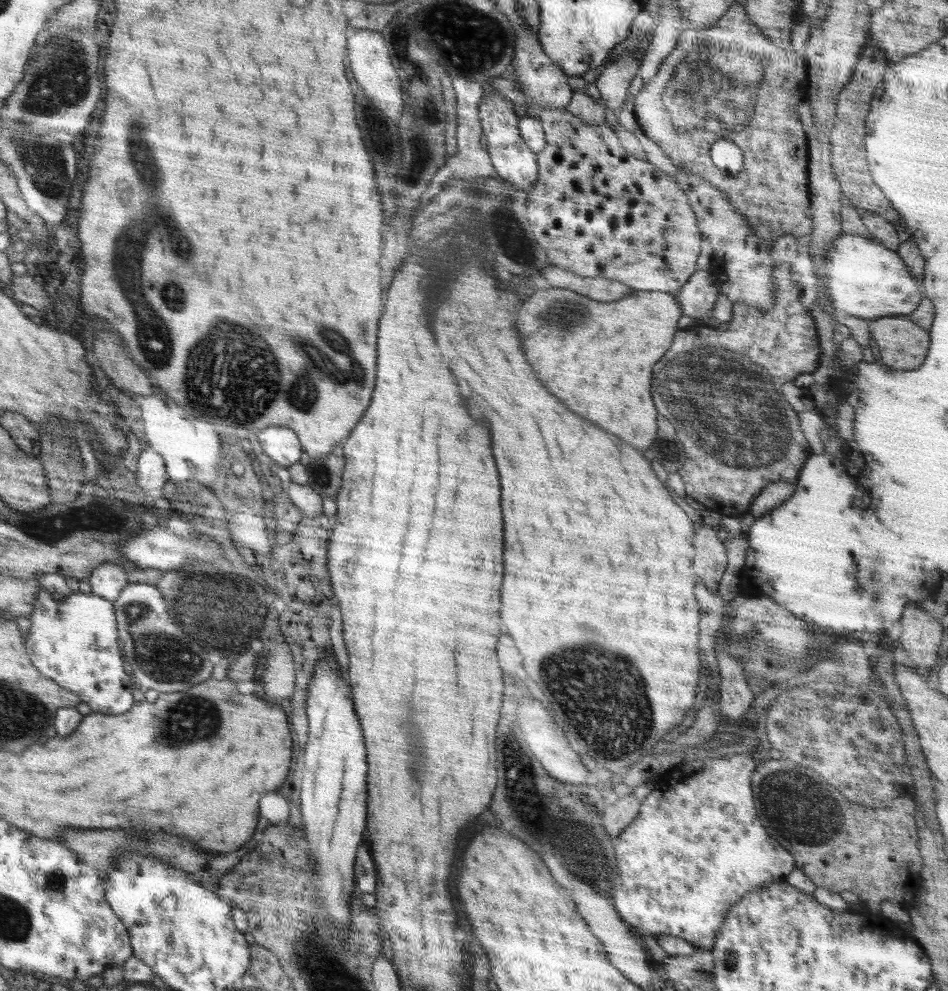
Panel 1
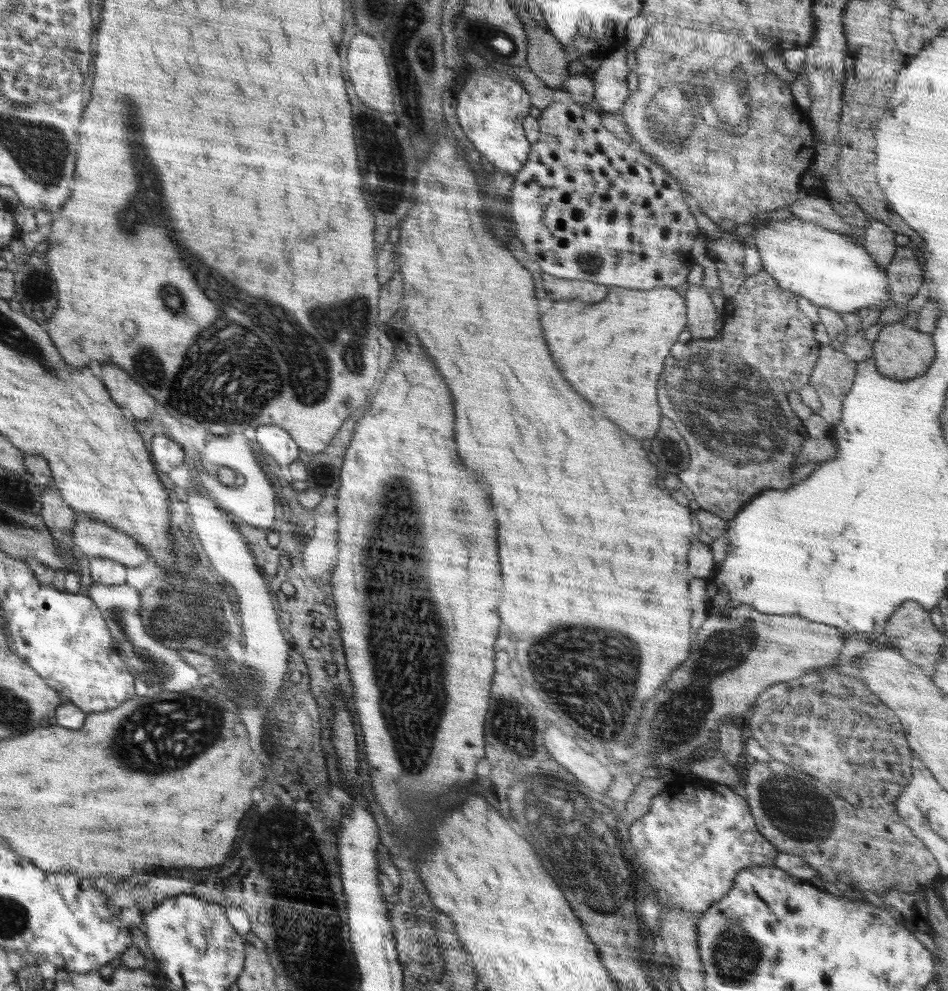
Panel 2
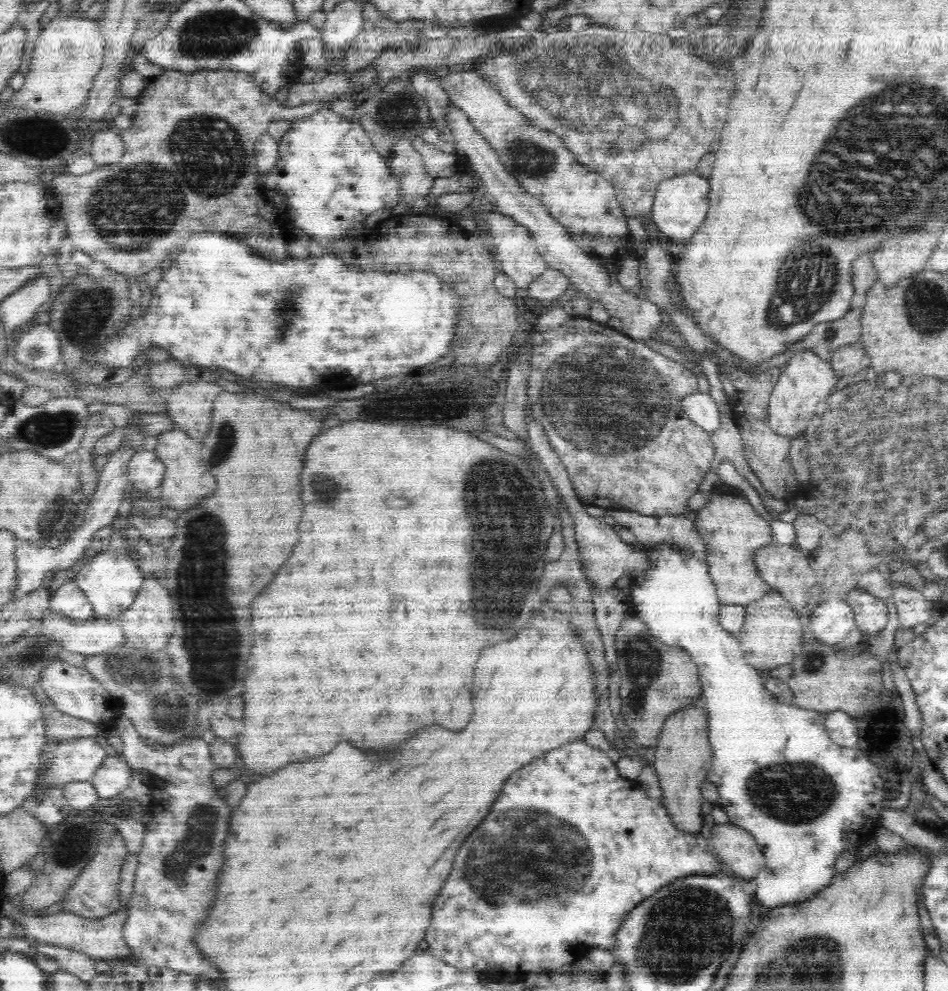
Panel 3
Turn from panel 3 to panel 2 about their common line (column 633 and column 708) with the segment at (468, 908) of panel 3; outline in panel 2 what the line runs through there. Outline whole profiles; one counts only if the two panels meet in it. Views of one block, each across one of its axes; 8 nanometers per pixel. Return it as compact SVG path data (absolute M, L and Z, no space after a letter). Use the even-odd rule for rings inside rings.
M700 778L698 788L684 788L676 790L674 794L666 794L666 790L652 797L652 804L644 816L628 825L628 829L621 829L622 840L636 850L636 858L644 870L644 884L650 892L656 890L659 912L680 910L690 920L700 920L702 914L724 898L734 878L742 868L775 867L776 856L779 851L766 840L756 828L754 817L751 815L749 804L742 792L731 789L727 785L716 783L709 779ZM696 790L710 790L710 794L696 794ZM630 832L630 834L629 834ZM632 844L632 845L631 845Z

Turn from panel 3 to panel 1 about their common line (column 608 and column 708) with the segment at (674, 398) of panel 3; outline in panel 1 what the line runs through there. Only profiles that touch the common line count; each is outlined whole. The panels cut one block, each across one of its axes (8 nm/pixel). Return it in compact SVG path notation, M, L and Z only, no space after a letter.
M787 262L778 264L773 270L772 278L773 284L775 284L775 293L773 294L775 299L771 307L760 309L736 301L733 302L732 319L727 322L728 329L726 331L708 327L705 324L695 324L692 327L680 329L674 335L674 342L672 342L670 350L666 352L666 360L658 360L658 364L654 366L654 374L652 374L652 398L656 402L656 410L658 410L660 416L666 416L674 424L674 428L678 432L677 435L680 436L680 440L684 444L685 453L687 454L687 461L680 467L680 470L677 470L684 482L686 494L689 494L689 496L703 504L708 510L717 512L721 516L731 516L734 518L746 516L746 514L750 513L750 507L755 497L765 486L772 484L772 482L780 482L780 480L796 482L803 464L813 454L809 442L802 432L798 413L789 405L789 402L783 395L783 385L794 381L800 374L811 374L819 367L821 357L819 334L810 311L798 301L801 289L792 281L791 265Z

